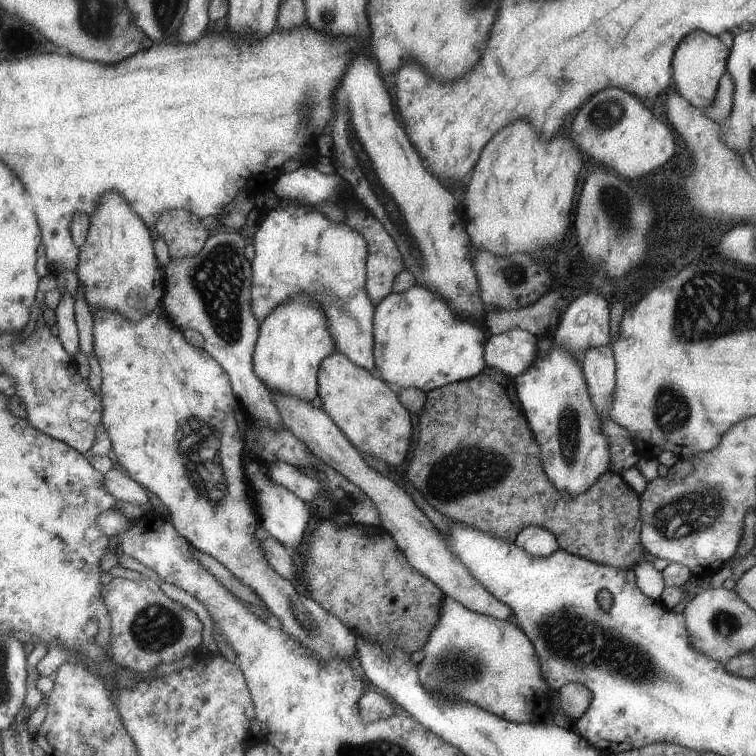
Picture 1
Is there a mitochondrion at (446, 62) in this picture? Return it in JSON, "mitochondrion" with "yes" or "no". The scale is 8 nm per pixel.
{"mitochondrion":"no"}

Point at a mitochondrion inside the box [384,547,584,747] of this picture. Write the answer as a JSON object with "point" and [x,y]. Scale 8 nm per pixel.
{"point":[453,667]}

